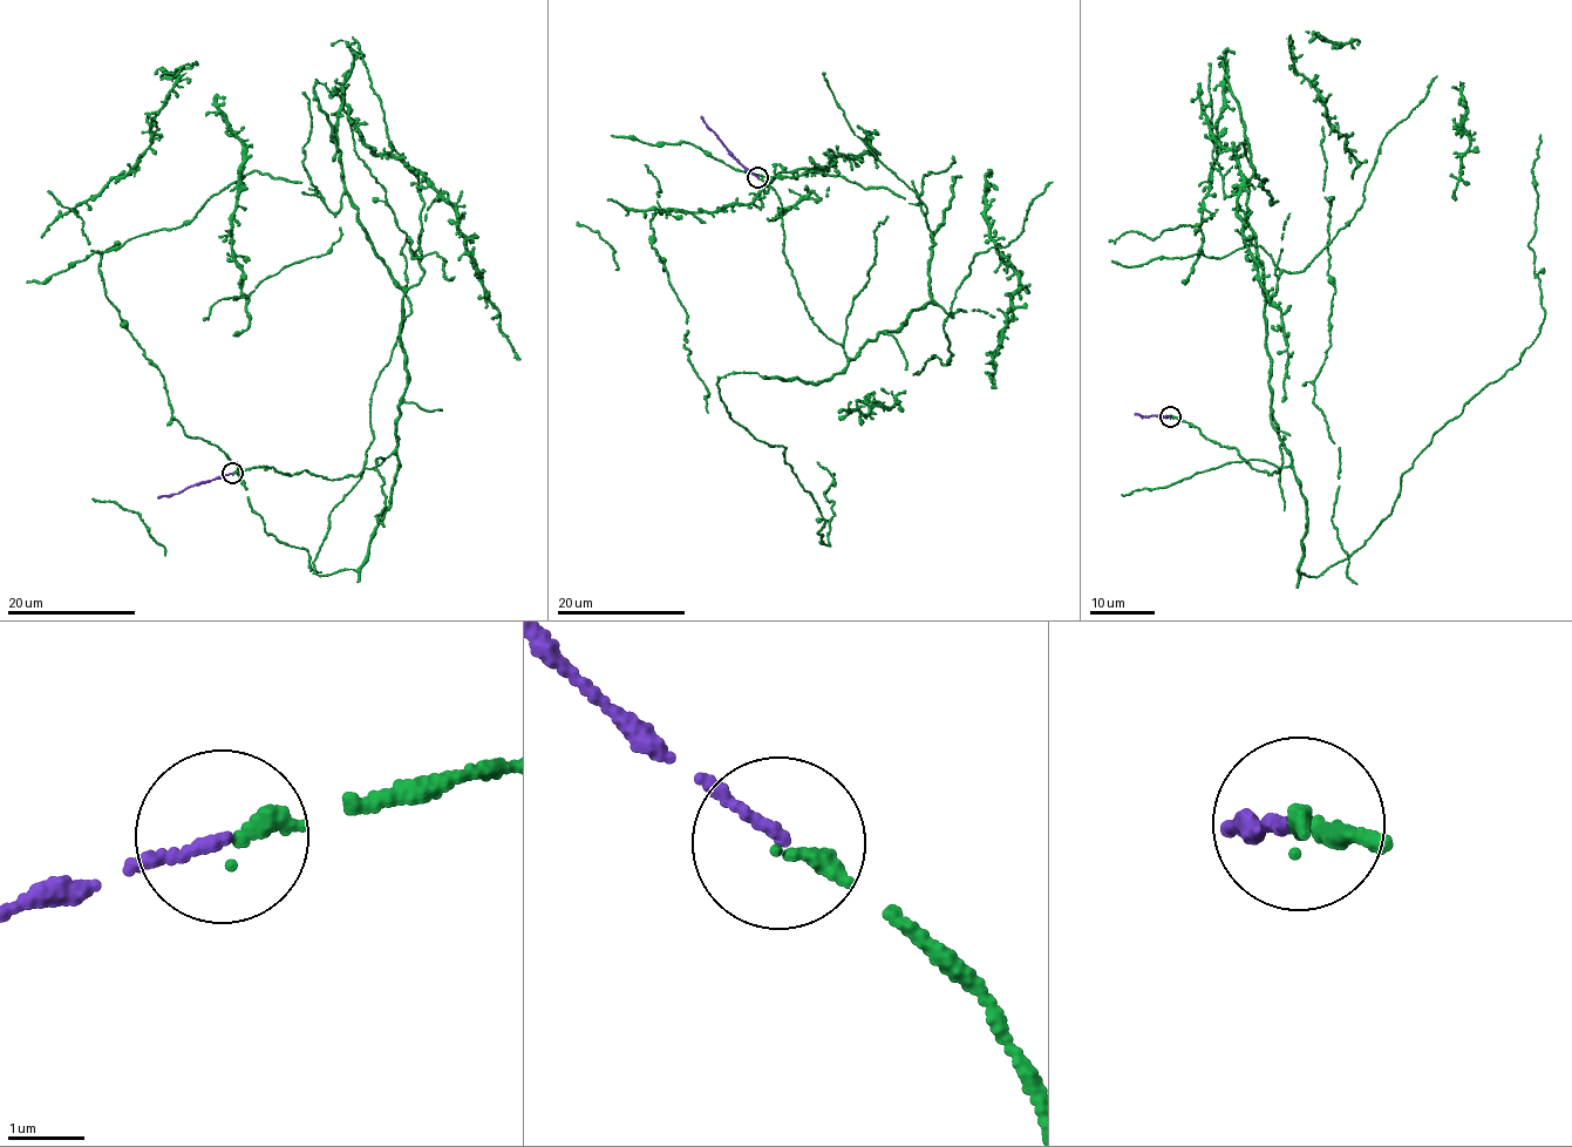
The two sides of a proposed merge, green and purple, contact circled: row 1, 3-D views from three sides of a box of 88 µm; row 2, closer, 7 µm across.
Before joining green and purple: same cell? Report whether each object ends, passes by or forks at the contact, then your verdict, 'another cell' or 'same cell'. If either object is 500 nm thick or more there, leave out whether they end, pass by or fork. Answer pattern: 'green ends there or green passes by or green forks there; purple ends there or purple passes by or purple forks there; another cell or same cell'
green ends there; purple ends there; same cell

